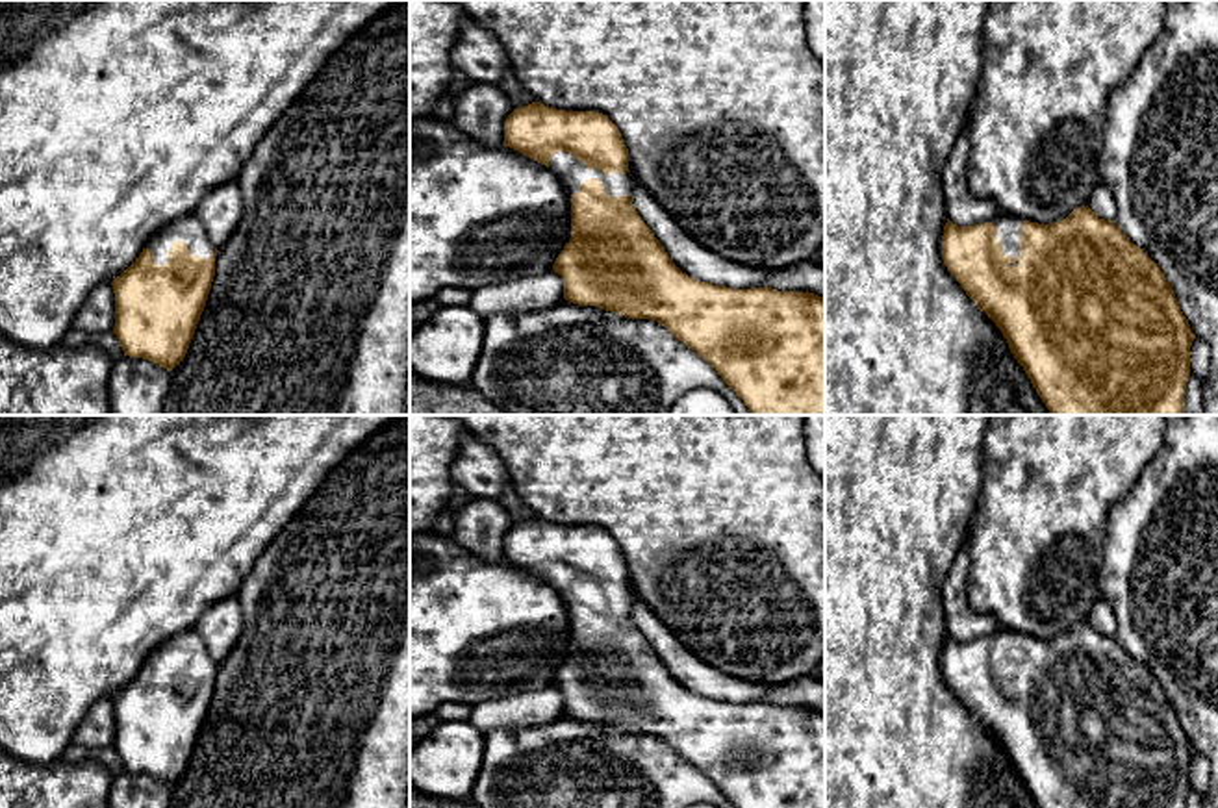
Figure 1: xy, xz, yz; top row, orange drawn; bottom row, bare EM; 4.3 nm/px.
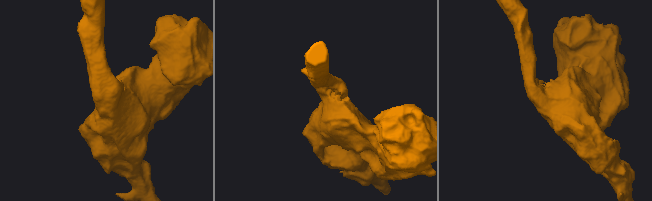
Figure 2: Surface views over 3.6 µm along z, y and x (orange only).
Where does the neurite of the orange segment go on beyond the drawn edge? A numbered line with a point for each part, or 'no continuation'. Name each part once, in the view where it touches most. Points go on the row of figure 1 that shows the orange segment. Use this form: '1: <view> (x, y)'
1: xy (188, 228)

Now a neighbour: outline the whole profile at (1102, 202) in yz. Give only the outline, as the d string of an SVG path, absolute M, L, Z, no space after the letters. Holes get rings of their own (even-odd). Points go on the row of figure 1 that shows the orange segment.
M1097 182L1097 185L1094 187L1088 204L1086 204L1099 219L1105 221L1114 221L1116 217L1116 202L1114 196L1110 193L1110 189Z

